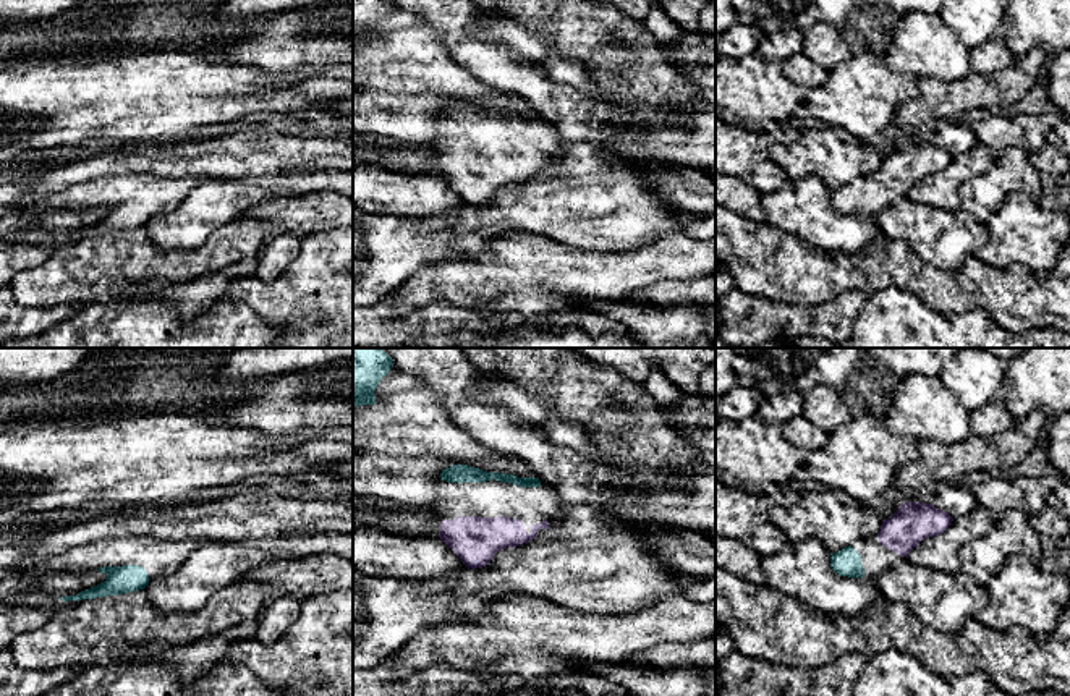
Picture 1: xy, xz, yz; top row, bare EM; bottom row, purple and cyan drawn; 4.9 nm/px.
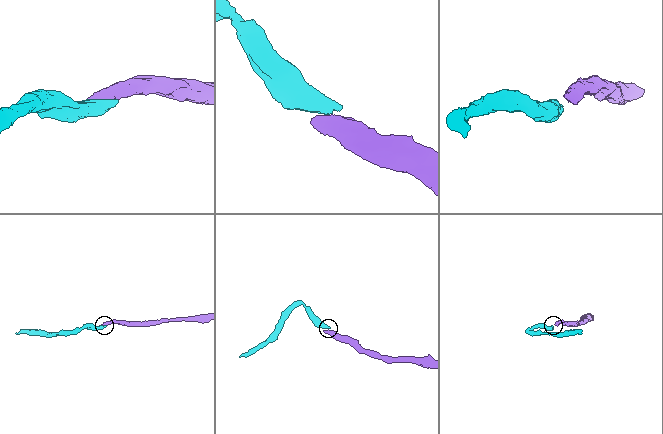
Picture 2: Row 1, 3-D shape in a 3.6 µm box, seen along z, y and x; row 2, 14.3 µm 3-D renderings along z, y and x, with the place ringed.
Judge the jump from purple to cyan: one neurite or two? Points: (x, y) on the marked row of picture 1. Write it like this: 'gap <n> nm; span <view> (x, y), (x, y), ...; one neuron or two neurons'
gap 120 nm; span yz (878, 539), (860, 555); one neuron

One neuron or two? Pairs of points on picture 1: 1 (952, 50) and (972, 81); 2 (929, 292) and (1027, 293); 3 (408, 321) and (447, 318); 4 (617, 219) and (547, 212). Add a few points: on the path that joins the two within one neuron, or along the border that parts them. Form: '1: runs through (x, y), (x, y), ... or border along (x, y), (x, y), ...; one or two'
1: border along (970, 70), (965, 76), (949, 81), (929, 78); two
2: runs through (954, 292), (1002, 293); one
3: runs through (418, 321), (437, 321); one
4: runs through (599, 220), (588, 220), (580, 212), (565, 212); one

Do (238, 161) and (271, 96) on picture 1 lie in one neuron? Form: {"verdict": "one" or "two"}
{"verdict": "two"}

